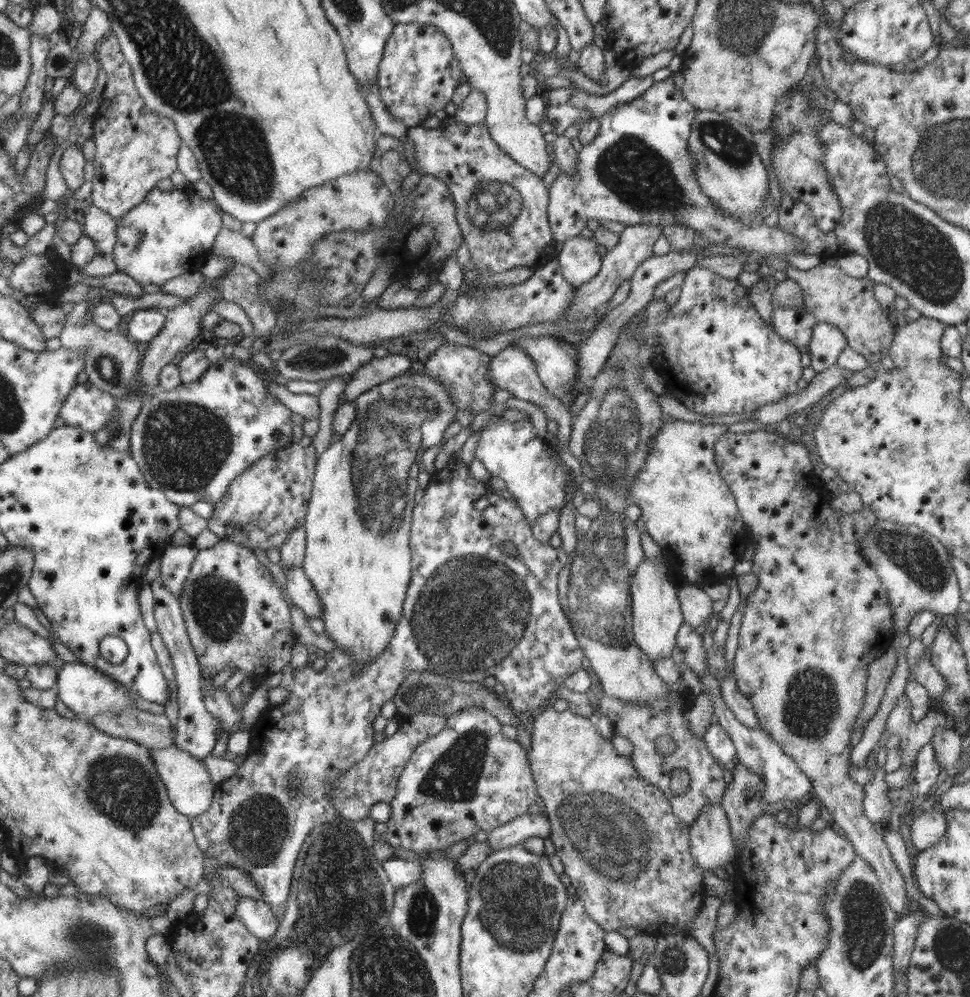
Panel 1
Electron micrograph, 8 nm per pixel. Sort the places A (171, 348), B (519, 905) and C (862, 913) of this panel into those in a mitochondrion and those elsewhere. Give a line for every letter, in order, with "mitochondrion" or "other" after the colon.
A: other
B: mitochondrion
C: mitochondrion

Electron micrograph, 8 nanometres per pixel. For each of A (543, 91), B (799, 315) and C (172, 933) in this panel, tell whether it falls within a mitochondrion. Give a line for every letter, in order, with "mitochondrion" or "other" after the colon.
A: other
B: other
C: other

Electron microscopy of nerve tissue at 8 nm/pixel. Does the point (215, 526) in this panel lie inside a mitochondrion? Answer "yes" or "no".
no

